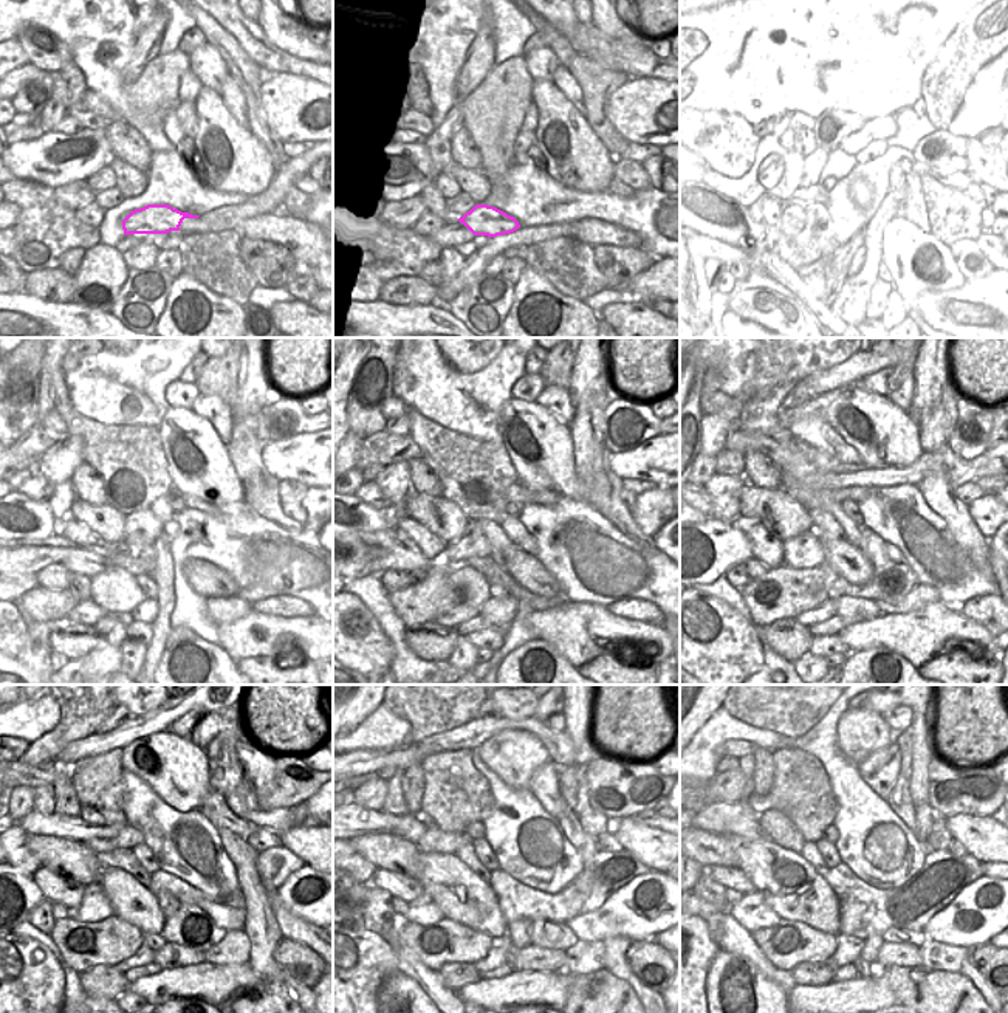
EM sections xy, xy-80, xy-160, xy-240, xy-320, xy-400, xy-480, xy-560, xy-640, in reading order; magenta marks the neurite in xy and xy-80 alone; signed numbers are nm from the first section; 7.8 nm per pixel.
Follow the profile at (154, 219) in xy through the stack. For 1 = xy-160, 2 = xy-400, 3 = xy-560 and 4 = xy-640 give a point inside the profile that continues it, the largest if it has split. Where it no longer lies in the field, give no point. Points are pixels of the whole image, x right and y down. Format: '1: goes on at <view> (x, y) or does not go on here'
1: goes on at xy-160 (821, 217)
2: goes on at xy-400 (711, 547)
3: goes on at xy-560 (364, 888)
4: does not go on here

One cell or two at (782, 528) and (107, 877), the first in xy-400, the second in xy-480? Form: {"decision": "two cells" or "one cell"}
{"decision": "two cells"}

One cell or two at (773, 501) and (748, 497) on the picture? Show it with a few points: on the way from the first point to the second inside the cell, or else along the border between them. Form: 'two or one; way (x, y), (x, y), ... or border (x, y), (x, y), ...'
one; way (767, 501), (754, 501)

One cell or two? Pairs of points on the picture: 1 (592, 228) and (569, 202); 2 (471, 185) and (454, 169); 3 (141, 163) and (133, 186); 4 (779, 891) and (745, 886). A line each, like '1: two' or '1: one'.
1: two
2: one
3: two
4: two

